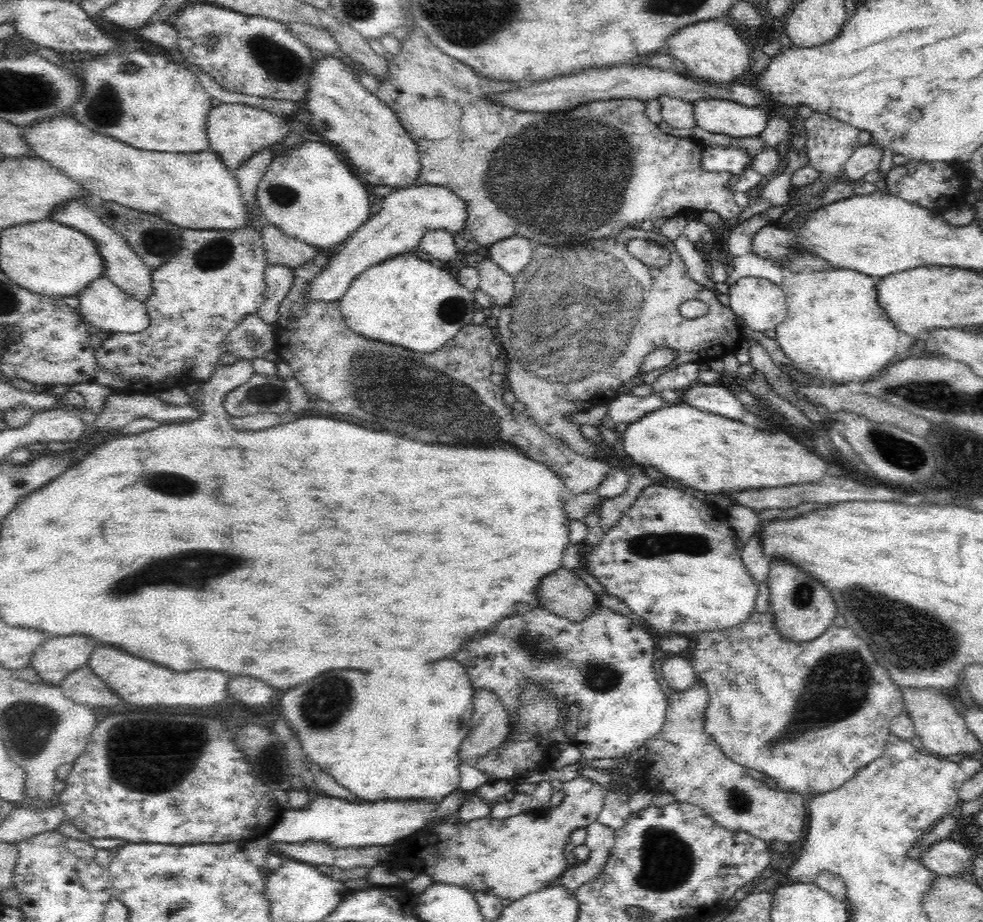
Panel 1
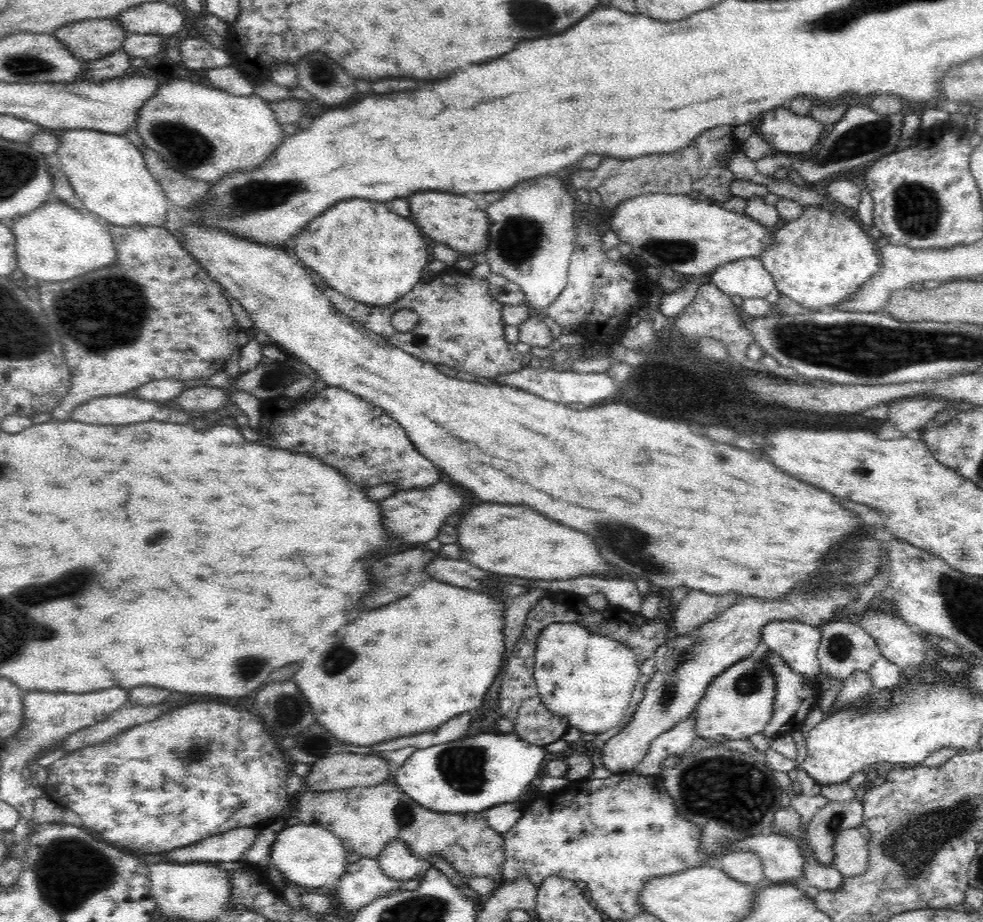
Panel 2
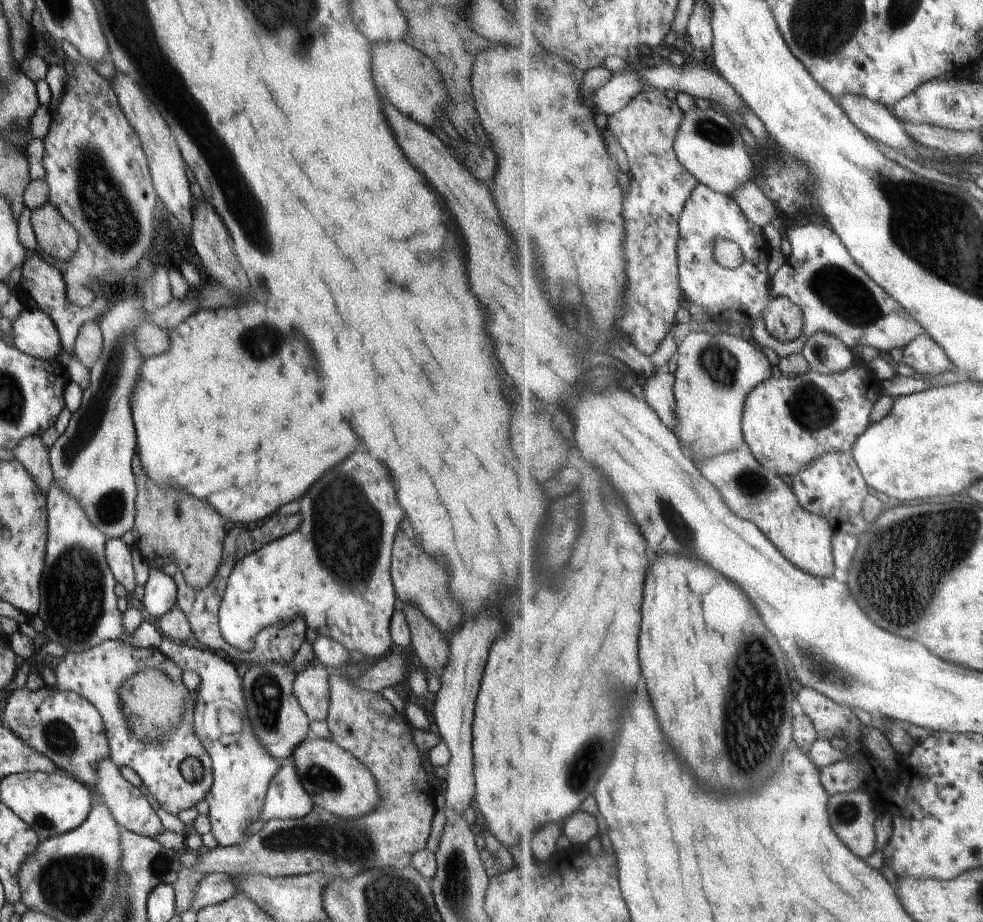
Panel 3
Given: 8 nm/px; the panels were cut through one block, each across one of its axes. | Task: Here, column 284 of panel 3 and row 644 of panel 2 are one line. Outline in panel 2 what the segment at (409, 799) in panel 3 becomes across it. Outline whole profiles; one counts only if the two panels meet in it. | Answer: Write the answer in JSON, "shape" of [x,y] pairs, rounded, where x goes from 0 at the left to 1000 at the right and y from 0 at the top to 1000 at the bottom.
{"shape":[[[844,672],[834,680],[835,695],[831,705],[831,713],[834,725],[843,734],[850,734],[851,738],[861,738],[871,727],[884,729],[889,718],[896,713],[891,695],[879,683],[874,676]]]}

